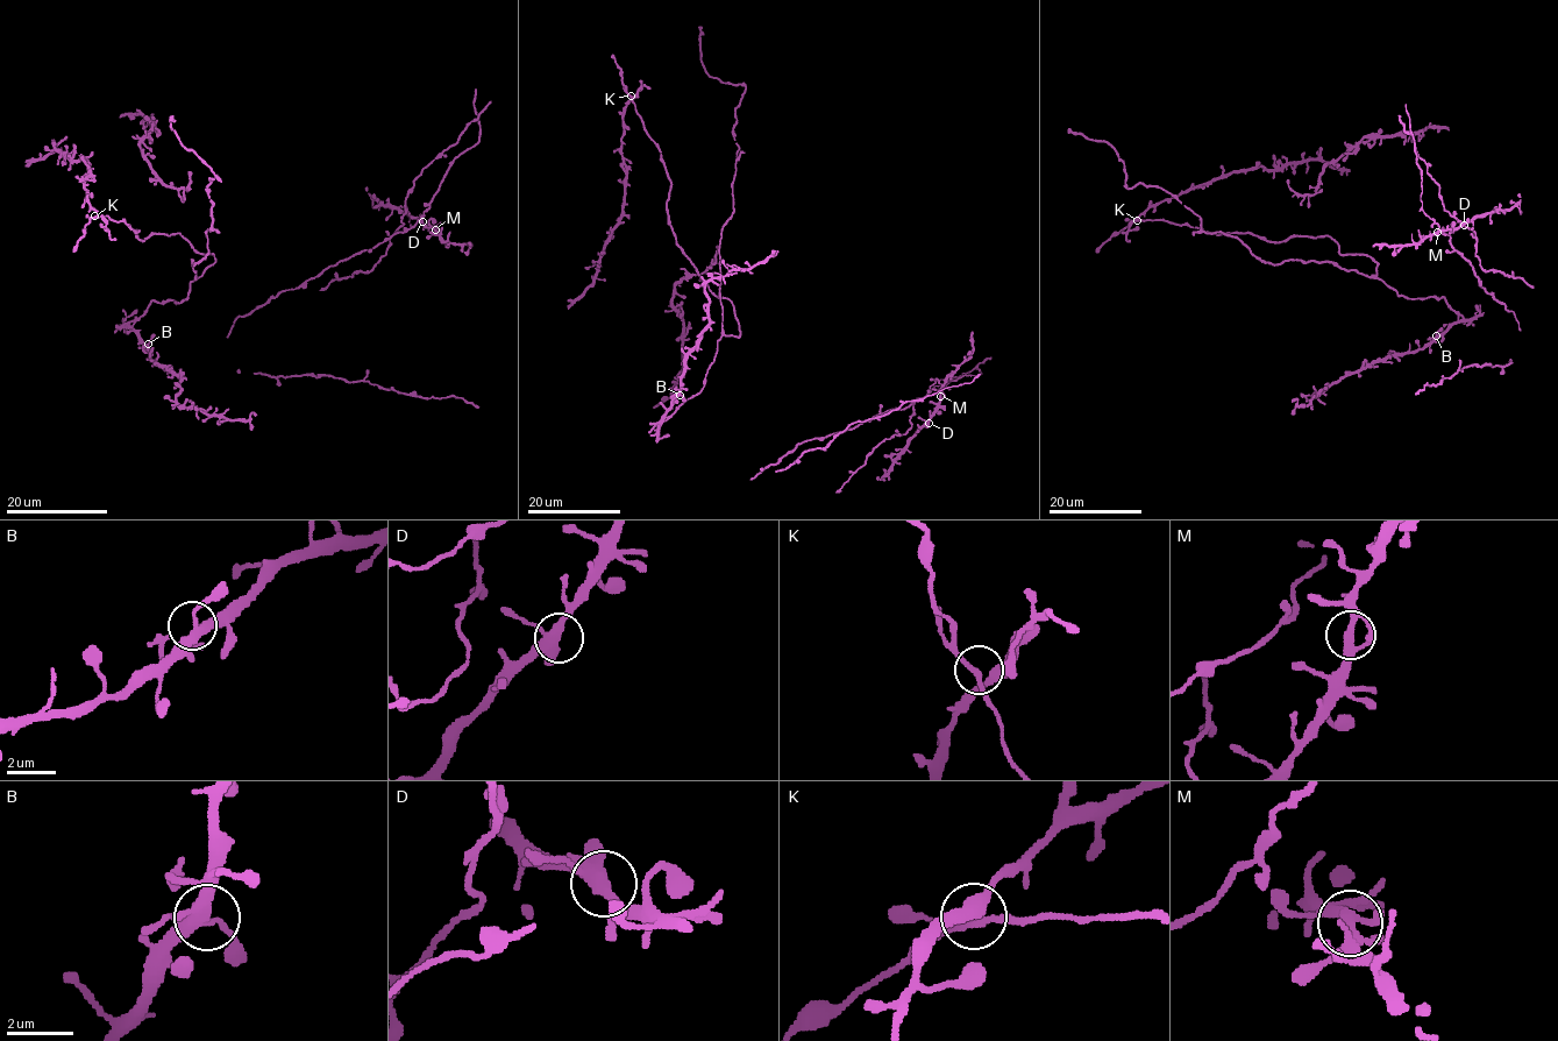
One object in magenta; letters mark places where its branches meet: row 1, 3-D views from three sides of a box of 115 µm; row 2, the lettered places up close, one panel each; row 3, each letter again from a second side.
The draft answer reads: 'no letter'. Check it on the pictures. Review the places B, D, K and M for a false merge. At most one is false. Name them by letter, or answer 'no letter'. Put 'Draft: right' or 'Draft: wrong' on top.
Draft: right
no letter

